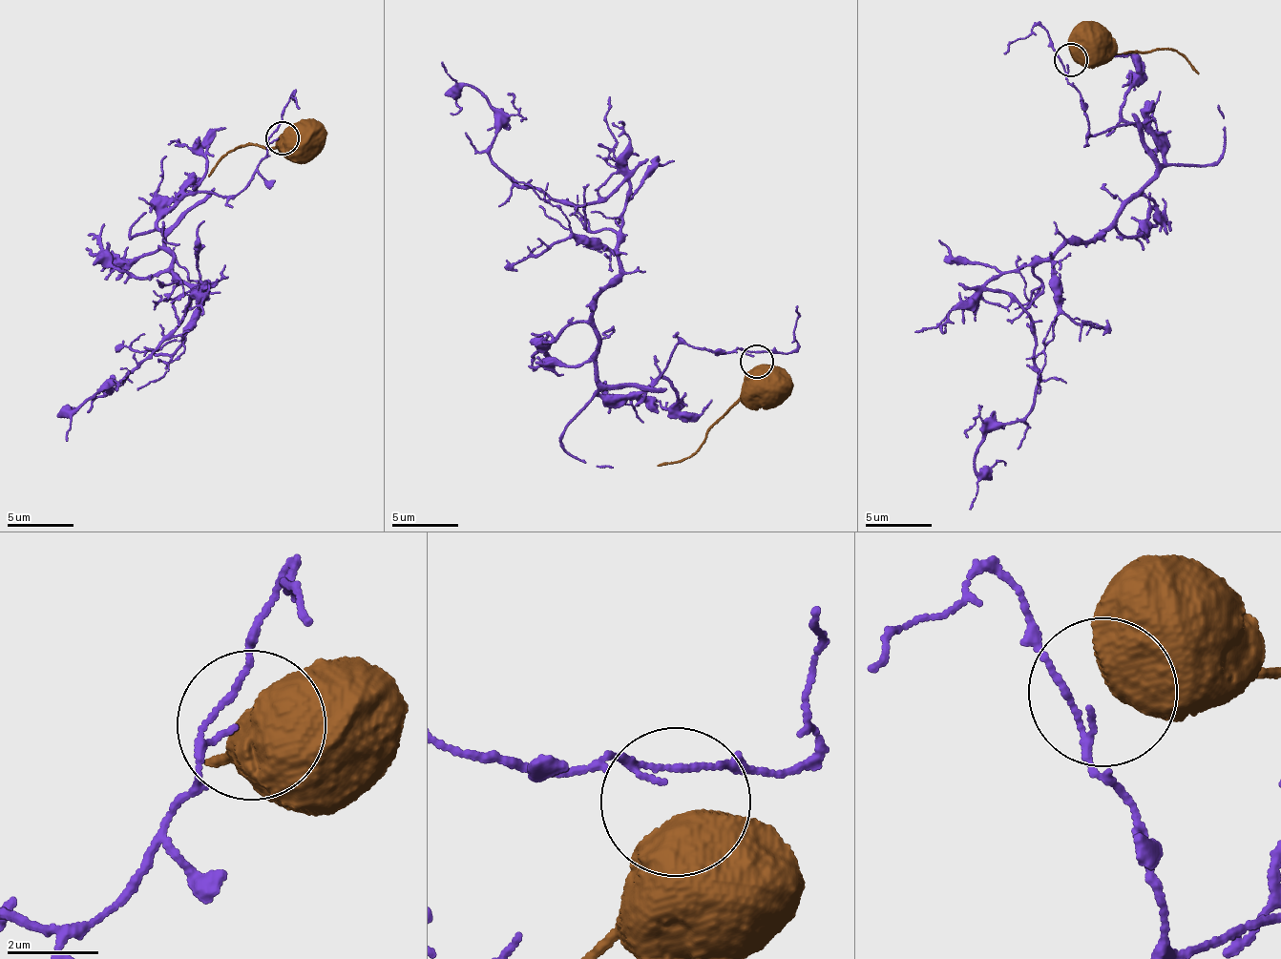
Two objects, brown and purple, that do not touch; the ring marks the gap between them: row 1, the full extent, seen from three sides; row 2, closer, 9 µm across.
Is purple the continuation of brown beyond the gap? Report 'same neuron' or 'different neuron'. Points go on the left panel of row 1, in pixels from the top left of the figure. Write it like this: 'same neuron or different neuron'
same neuron

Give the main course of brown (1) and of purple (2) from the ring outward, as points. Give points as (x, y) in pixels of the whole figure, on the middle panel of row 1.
1: (760, 366), (762, 383)
2: (754, 356), (684, 343), (652, 386), (598, 381), (593, 313), (619, 269), (492, 161), (485, 96), (441, 62)

